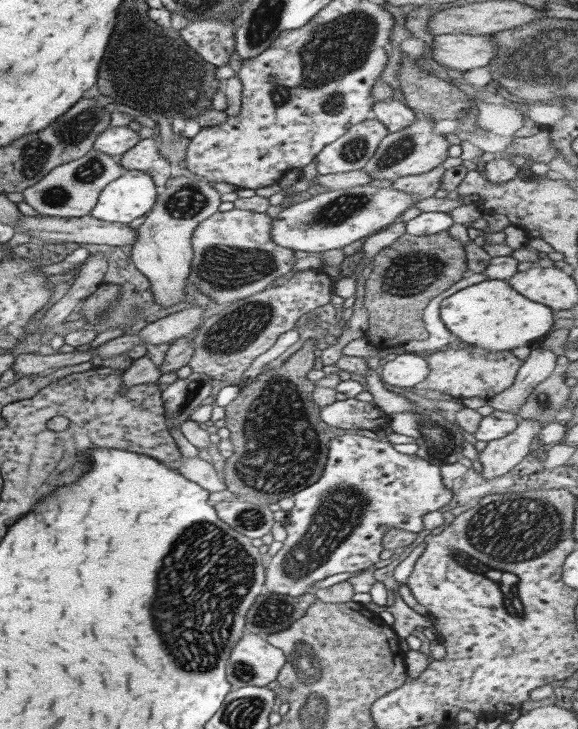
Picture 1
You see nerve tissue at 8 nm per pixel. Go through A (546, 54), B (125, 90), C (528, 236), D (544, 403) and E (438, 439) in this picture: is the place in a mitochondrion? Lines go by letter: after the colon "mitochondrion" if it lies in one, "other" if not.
A: mitochondrion
B: mitochondrion
C: other
D: other
E: mitochondrion

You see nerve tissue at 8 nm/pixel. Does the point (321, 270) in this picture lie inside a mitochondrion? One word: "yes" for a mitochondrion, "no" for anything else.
no

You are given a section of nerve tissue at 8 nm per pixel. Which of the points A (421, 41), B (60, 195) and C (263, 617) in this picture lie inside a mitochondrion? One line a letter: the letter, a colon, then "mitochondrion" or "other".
A: other
B: mitochondrion
C: mitochondrion

